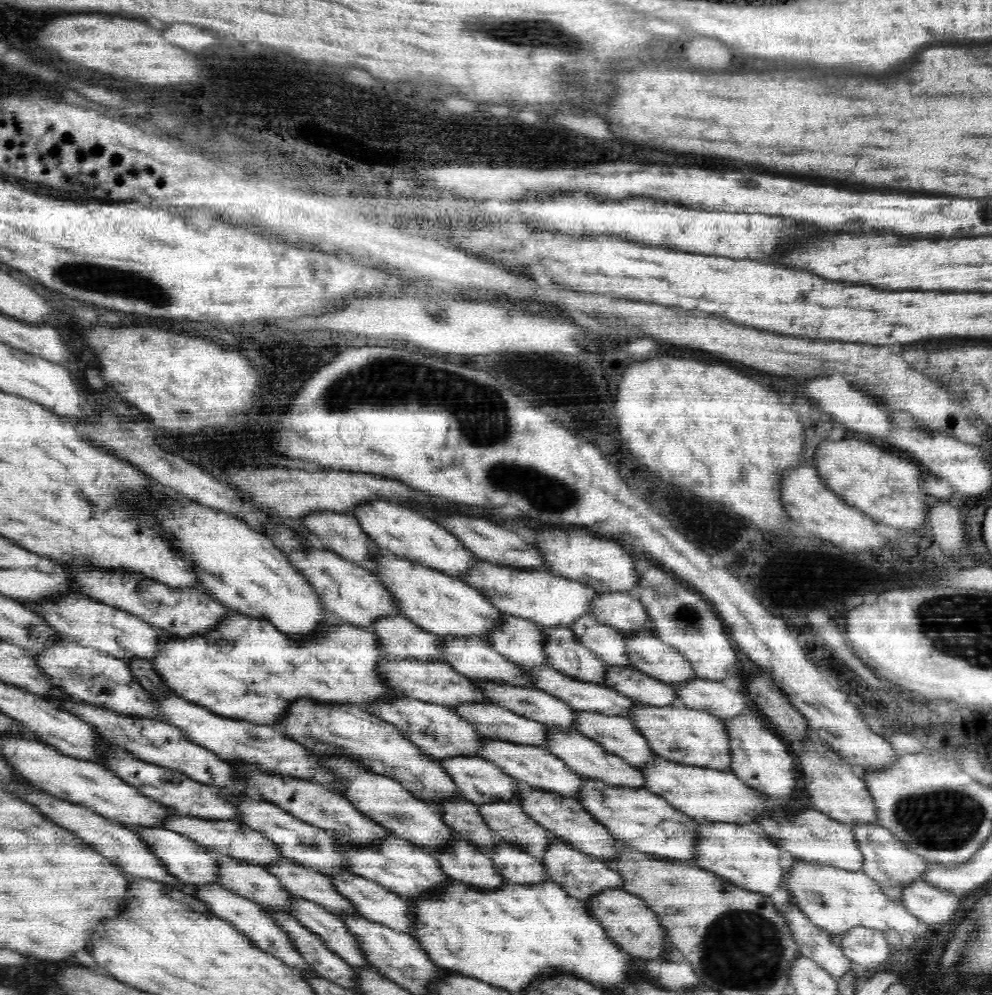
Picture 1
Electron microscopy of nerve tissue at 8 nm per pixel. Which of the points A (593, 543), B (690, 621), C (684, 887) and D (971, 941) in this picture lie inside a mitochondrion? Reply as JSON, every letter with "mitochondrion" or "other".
{"A":"other","B":"mitochondrion","C":"other","D":"mitochondrion"}

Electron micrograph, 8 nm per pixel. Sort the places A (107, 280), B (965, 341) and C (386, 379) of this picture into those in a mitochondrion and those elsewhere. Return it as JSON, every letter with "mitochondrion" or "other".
{"A":"mitochondrion","B":"other","C":"mitochondrion"}

